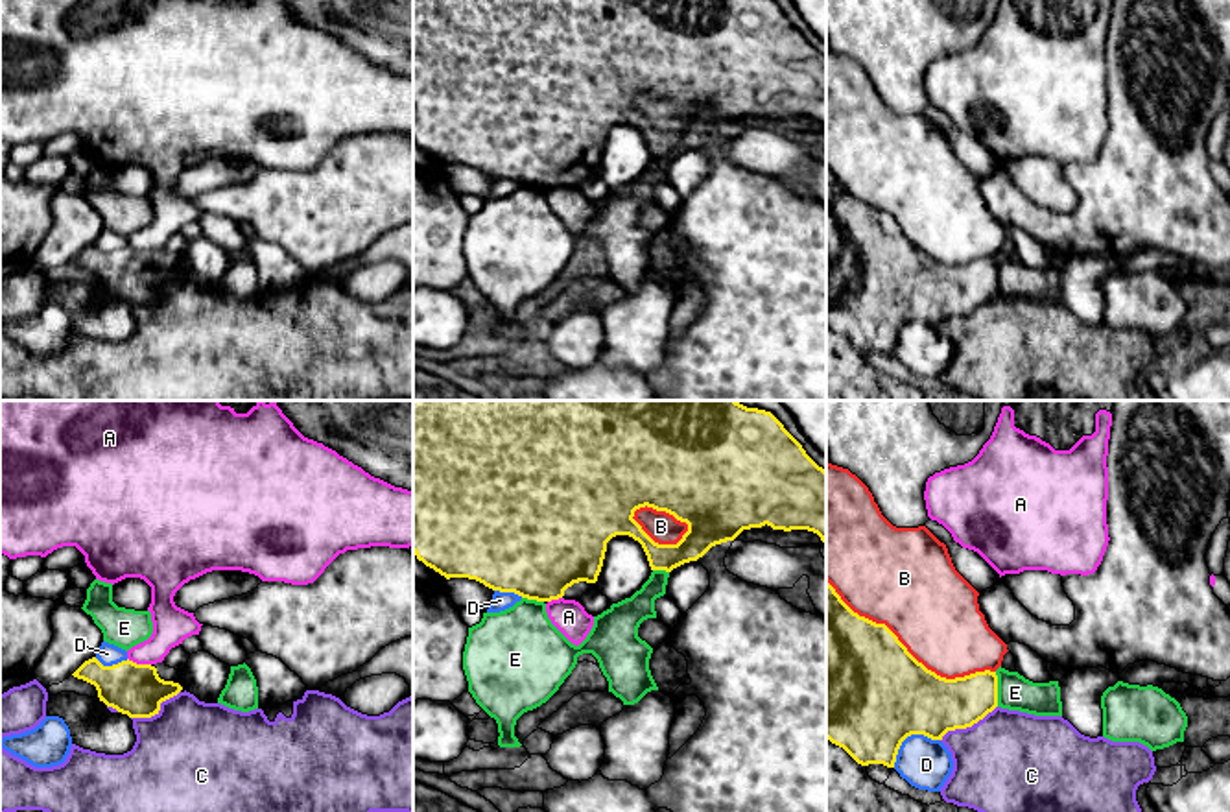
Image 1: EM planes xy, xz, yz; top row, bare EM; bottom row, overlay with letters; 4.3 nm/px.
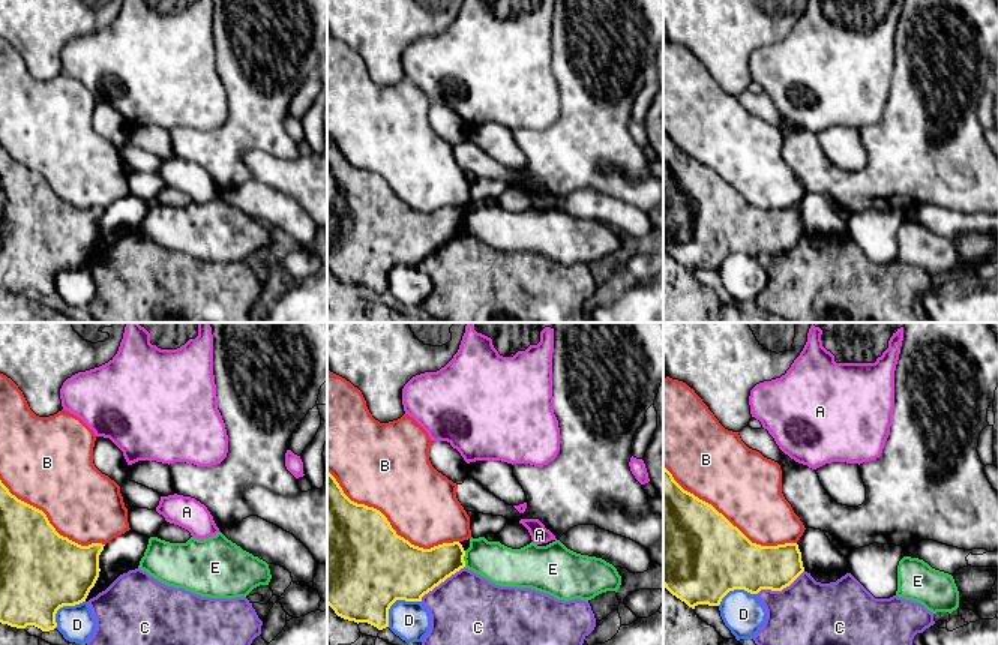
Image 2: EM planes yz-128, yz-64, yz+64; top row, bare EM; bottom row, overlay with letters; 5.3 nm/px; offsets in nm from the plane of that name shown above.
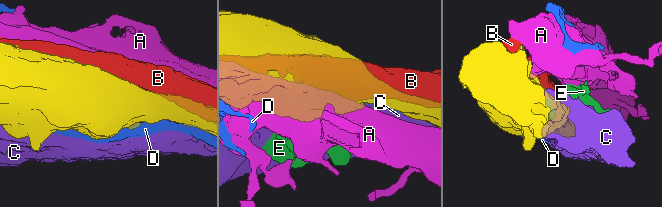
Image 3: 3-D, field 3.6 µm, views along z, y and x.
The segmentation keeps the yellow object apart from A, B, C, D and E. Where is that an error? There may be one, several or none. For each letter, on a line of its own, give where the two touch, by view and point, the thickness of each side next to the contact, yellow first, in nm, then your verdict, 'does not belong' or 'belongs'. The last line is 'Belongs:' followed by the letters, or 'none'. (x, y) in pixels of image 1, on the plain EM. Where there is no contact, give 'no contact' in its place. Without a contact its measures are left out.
A: contact xy (139, 251); calibres 220 and 160 nm; does not belong
B: contact yz (906, 237); calibres 500 and 400 nm; does not belong
C: contact yz (967, 312); calibres 280 and 460 nm; does not belong
D: contact yz (908, 322); calibres 500 and 220 nm; does not belong
E: contact yz (996, 275); calibres 220 and 160 nm; does not belong
Belongs: none

